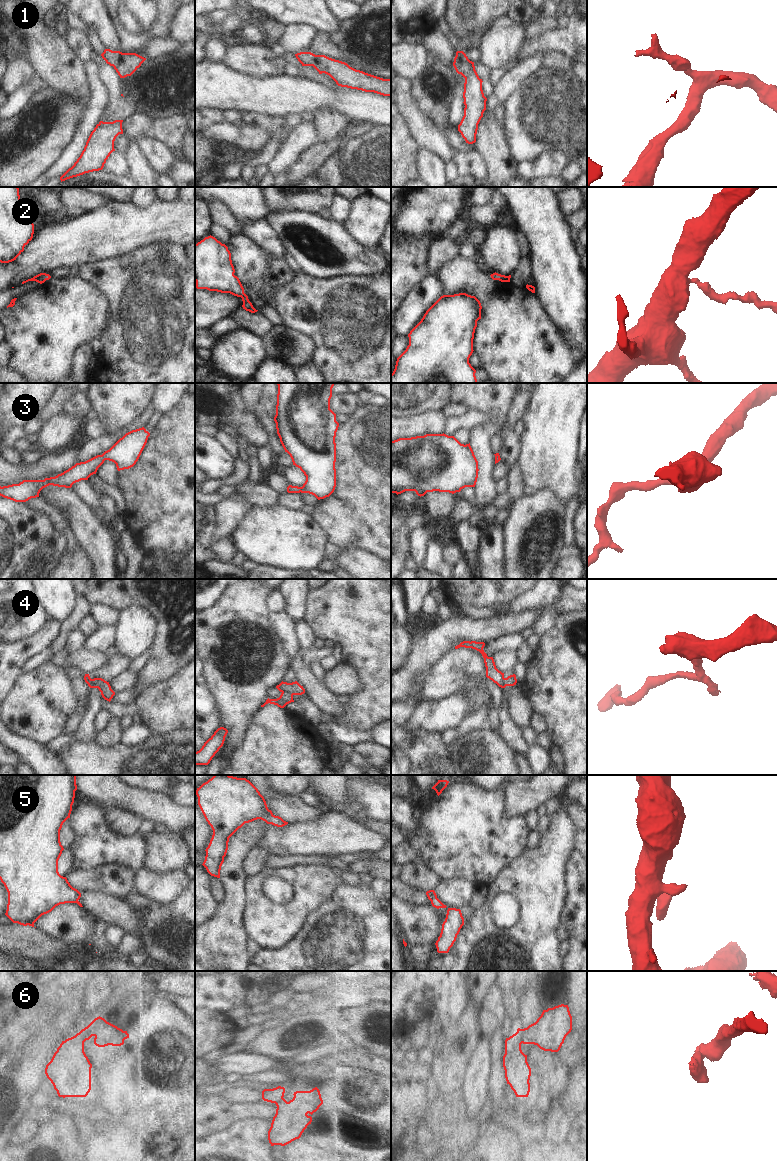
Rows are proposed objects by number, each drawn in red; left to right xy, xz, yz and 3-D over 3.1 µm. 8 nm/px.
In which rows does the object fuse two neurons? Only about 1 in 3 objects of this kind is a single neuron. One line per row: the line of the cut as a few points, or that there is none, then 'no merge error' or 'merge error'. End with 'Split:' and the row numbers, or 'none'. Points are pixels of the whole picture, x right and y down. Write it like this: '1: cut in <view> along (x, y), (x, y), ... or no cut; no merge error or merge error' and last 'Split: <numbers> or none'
1: no cut; no merge error
2: no cut; no merge error
3: no cut; no merge error
4: cut in xz along (282, 691), (292, 695); merge error
5: no cut; no merge error
6: cut in yz along (516, 1032), (522, 1042); merge error
Split: 4, 6

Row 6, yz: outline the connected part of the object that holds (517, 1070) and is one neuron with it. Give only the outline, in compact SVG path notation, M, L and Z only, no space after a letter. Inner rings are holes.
M516 1032L505 1040L503 1067L507 1084L510 1085L516 1097L528 1097L530 1092L531 1068L527 1055L521 1050L522 1041Z

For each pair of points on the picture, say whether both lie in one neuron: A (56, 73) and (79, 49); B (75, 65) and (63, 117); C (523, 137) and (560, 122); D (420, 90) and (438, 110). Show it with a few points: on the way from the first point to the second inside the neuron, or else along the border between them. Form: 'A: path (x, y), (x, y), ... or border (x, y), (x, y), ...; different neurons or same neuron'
A: border (64, 38), (67, 46), (82, 62); different neurons
B: border (47, 85), (87, 99); different neurons
C: path (532, 128), (538, 122), (551, 122); same neuron
D: path (425, 95), (435, 105); same neuron

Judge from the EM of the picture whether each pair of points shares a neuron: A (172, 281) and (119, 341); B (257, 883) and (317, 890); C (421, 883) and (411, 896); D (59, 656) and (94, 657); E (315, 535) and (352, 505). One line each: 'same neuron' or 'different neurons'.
A: same neuron
B: same neuron
C: different neurons
D: same neuron
E: different neurons

